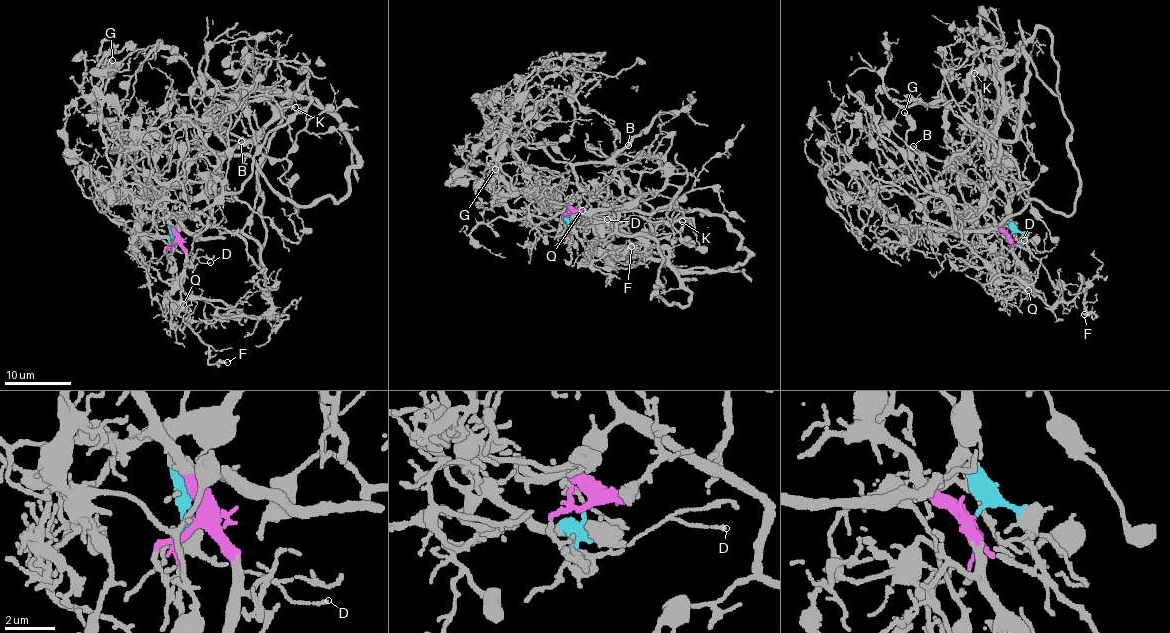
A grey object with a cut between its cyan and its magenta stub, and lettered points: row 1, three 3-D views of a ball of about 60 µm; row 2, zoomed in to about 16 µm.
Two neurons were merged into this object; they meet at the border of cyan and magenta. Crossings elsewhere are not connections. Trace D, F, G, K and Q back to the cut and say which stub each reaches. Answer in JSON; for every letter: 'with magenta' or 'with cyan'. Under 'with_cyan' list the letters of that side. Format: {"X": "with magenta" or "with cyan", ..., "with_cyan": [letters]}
{"D": "with cyan", "F": "with magenta", "G": "with magenta", "K": "with magenta", "Q": "with magenta", "with_cyan": ["D"]}

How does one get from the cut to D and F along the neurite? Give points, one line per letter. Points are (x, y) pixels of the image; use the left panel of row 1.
D: (175, 239), (176, 248), (202, 263), (211, 262)
F: (175, 240), (185, 266), (169, 293), (171, 322), (180, 329), (188, 323), (208, 347), (209, 363), (226, 362)

